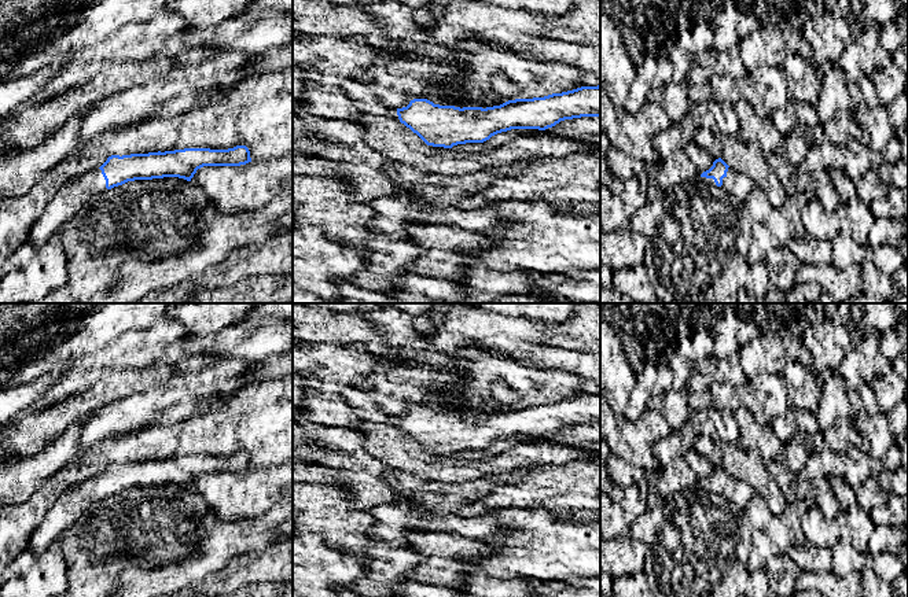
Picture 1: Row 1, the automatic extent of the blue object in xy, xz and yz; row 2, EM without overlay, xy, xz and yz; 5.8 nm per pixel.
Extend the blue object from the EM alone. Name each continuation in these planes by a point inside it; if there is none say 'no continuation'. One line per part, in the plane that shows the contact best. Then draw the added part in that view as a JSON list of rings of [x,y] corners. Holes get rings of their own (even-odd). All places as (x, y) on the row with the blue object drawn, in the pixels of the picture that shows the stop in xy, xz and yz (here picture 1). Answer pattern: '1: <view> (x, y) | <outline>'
1: xy (77, 191) | [[[99,167],[66,181],[30,228],[25,244],[33,248],[45,244],[85,203],[106,189]]]

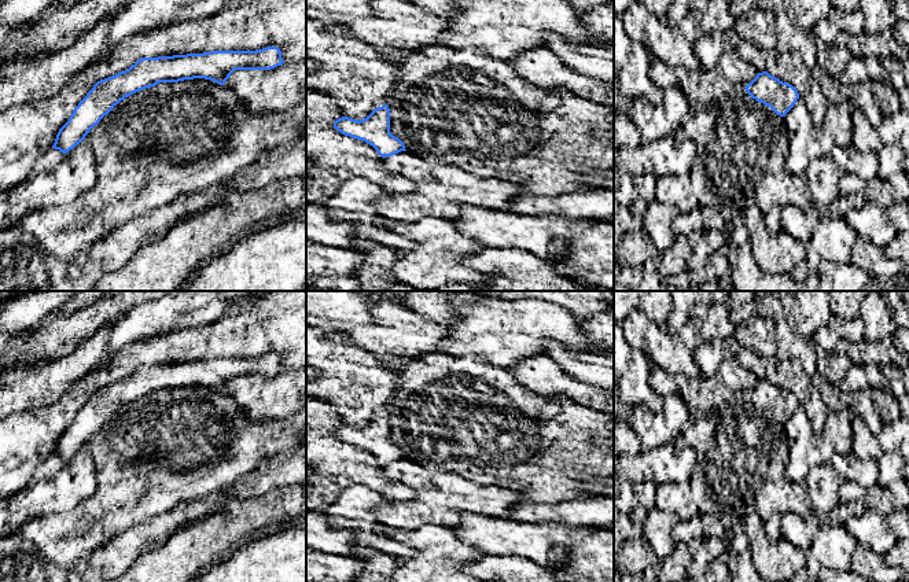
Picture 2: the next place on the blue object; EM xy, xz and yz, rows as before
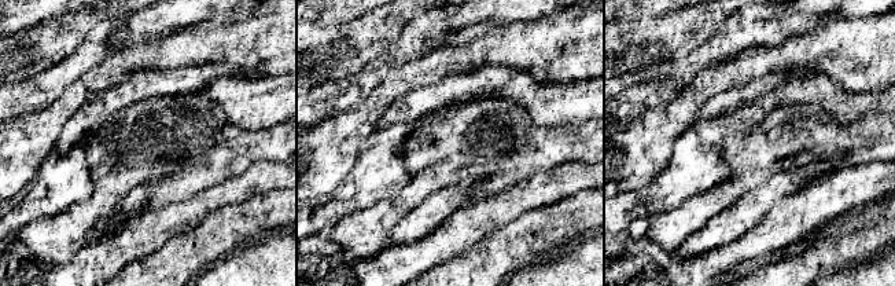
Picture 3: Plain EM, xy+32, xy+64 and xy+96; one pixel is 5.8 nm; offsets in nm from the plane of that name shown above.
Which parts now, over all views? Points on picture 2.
no continuation

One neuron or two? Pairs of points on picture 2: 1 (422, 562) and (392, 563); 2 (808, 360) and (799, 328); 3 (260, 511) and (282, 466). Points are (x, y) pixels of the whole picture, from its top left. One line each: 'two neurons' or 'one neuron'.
1: two neurons
2: two neurons
3: two neurons

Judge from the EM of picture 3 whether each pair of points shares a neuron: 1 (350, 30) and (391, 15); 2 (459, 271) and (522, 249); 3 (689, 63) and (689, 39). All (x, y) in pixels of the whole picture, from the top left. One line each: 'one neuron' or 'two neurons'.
1: one neuron
2: one neuron
3: two neurons

